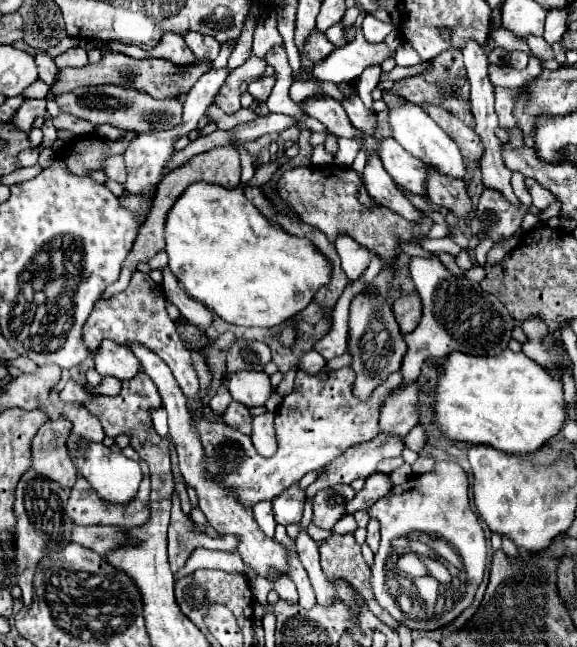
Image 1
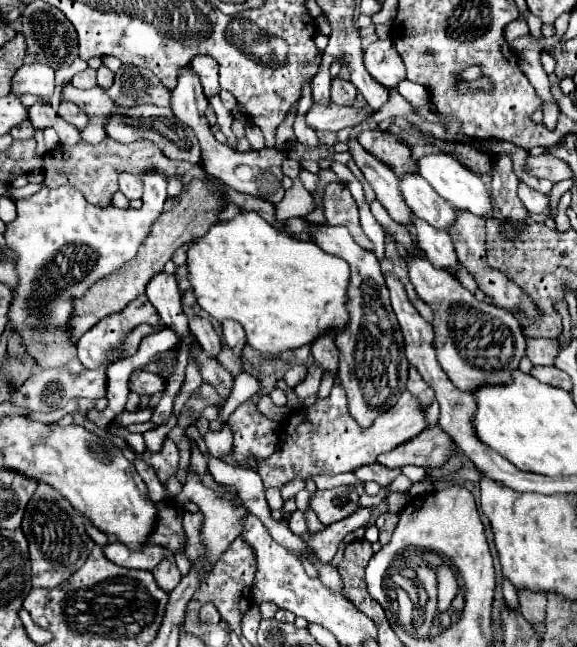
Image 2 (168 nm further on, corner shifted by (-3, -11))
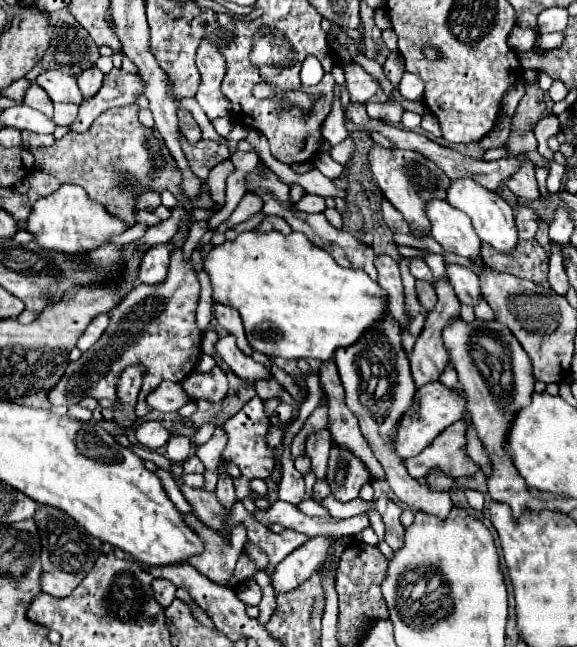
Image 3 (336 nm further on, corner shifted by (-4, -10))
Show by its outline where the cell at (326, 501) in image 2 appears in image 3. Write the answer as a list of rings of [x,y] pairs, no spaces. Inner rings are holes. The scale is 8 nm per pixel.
[[[332,448],[328,460],[328,476],[326,476],[332,494],[338,502],[350,502],[358,498],[358,492],[364,482],[368,482],[368,472],[360,466],[360,460],[344,448]]]

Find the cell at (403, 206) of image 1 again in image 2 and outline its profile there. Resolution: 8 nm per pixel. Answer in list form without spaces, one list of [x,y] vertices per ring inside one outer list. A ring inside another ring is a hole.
[[[413,215],[413,223],[417,227],[417,237],[419,237],[419,247],[423,247],[425,257],[439,269],[451,271],[453,275],[457,273],[457,255],[455,247],[451,243],[451,237],[439,229],[431,229],[423,219]]]

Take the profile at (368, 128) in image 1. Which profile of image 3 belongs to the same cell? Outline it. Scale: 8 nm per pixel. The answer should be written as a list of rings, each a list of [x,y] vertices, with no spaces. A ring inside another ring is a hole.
[[[374,144],[372,150],[368,152],[368,160],[370,160],[370,170],[376,178],[376,184],[380,186],[382,194],[392,202],[394,208],[398,208],[402,212],[402,216],[408,220],[412,234],[420,234],[420,230],[424,230],[424,234],[430,232],[428,226],[428,218],[424,214],[424,202],[428,198],[444,198],[444,190],[450,182],[450,178],[428,158],[424,158],[422,154],[416,154],[412,150],[388,150],[380,144]]]

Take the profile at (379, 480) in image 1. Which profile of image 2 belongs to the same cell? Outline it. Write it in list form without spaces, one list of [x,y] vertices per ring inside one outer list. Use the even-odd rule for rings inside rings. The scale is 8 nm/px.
[[[357,509],[353,515],[349,515],[343,521],[331,523],[327,527],[323,527],[321,531],[313,533],[305,543],[307,543],[307,553],[311,553],[317,561],[321,563],[329,563],[335,553],[337,553],[337,545],[343,541],[343,537],[359,527],[363,527],[371,517],[371,509]]]

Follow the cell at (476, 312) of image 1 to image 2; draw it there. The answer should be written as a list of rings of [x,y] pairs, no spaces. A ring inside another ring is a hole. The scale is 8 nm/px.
[[[396,242],[396,249],[407,261],[409,277],[417,295],[435,313],[437,361],[453,379],[455,387],[473,395],[475,387],[511,383],[513,371],[519,369],[519,361],[525,357],[525,337],[519,321],[499,307],[477,301],[475,295],[471,295],[451,273],[435,269],[425,257],[407,259],[407,250],[399,242]]]

